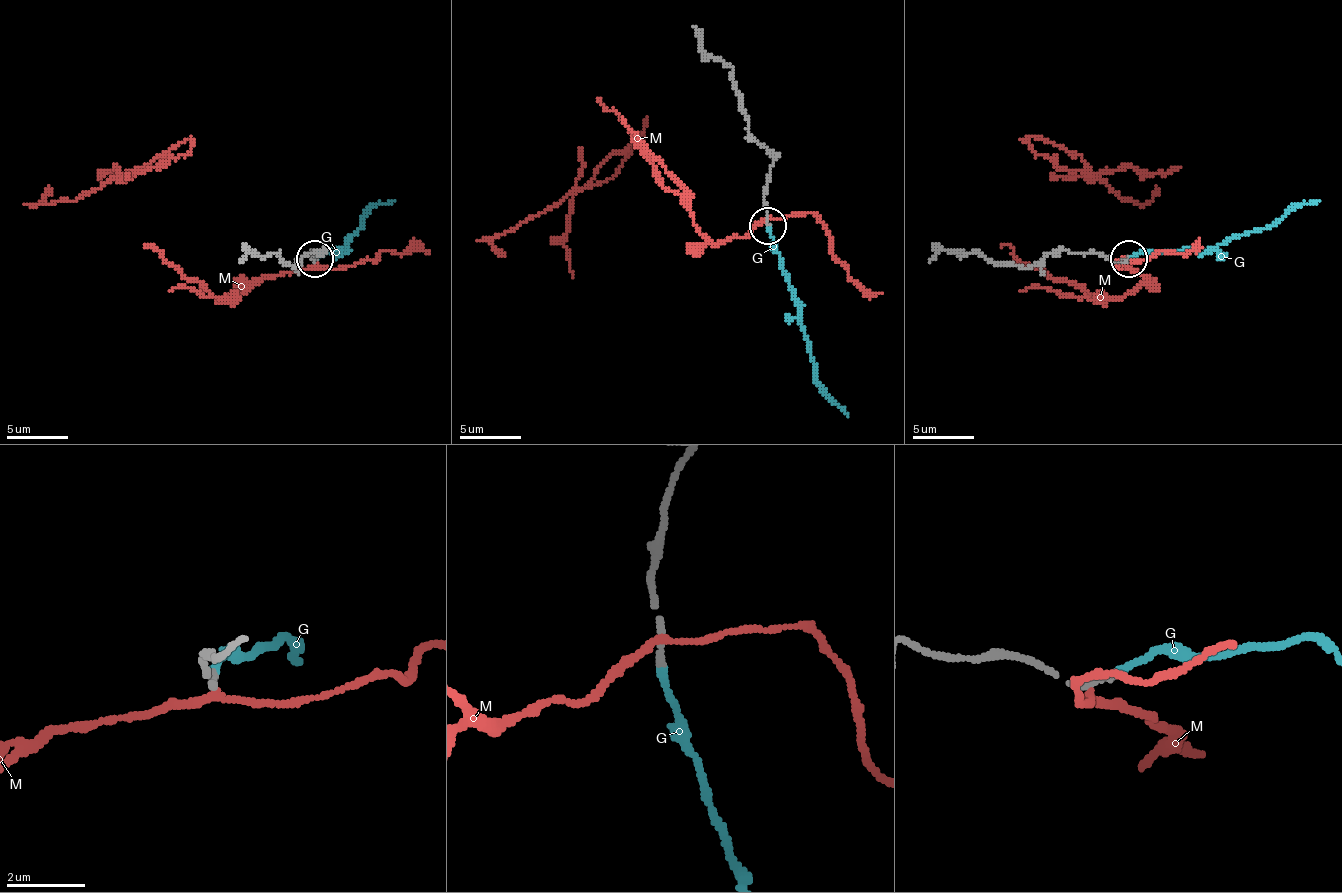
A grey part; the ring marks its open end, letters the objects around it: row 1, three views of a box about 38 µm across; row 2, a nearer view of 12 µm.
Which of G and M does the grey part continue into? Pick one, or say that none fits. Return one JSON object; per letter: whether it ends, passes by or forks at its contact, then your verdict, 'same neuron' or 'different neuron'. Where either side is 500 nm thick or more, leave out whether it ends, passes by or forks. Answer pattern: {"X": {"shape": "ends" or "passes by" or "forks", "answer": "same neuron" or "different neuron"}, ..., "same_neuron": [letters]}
{"G": {"shape": "ends", "answer": "same neuron"}, "M": {"shape": "passes by", "answer": "different neuron"}, "same_neuron": ["G"]}

